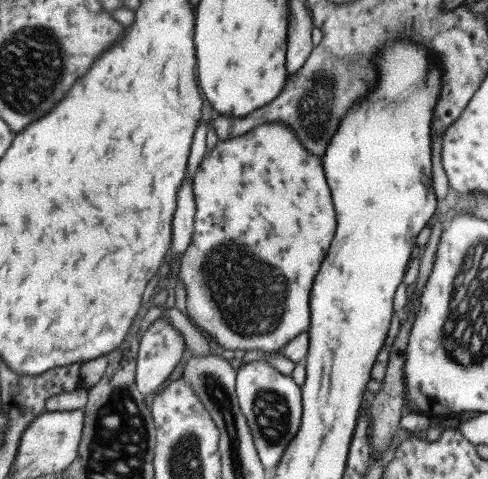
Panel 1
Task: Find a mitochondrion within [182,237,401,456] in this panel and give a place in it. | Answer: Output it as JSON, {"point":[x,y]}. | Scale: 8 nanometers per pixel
{"point":[271,407]}

